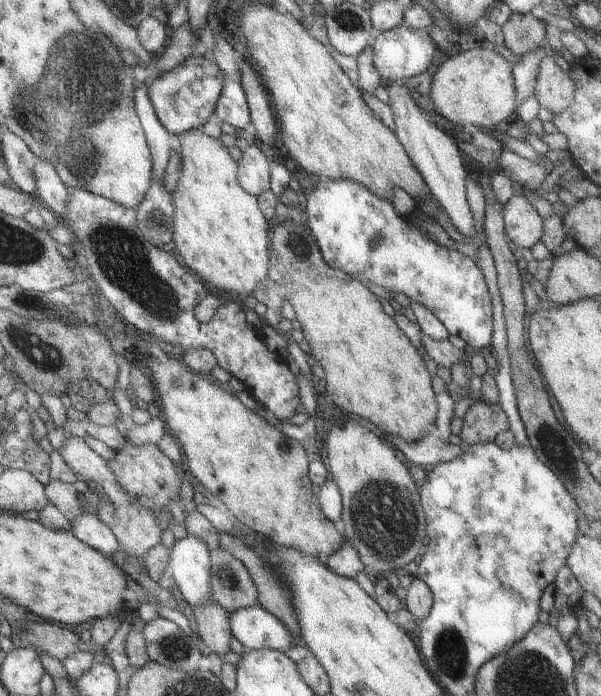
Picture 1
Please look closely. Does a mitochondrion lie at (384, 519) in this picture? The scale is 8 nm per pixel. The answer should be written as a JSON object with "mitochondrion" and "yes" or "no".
{"mitochondrion":"yes"}

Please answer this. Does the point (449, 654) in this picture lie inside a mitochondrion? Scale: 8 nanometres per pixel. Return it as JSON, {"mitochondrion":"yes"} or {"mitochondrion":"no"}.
{"mitochondrion":"yes"}

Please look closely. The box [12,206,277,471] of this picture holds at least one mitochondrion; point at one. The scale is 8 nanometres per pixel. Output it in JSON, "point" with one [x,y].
{"point":[122,258]}

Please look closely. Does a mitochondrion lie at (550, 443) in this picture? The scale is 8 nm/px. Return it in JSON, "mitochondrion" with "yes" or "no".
{"mitochondrion":"yes"}

